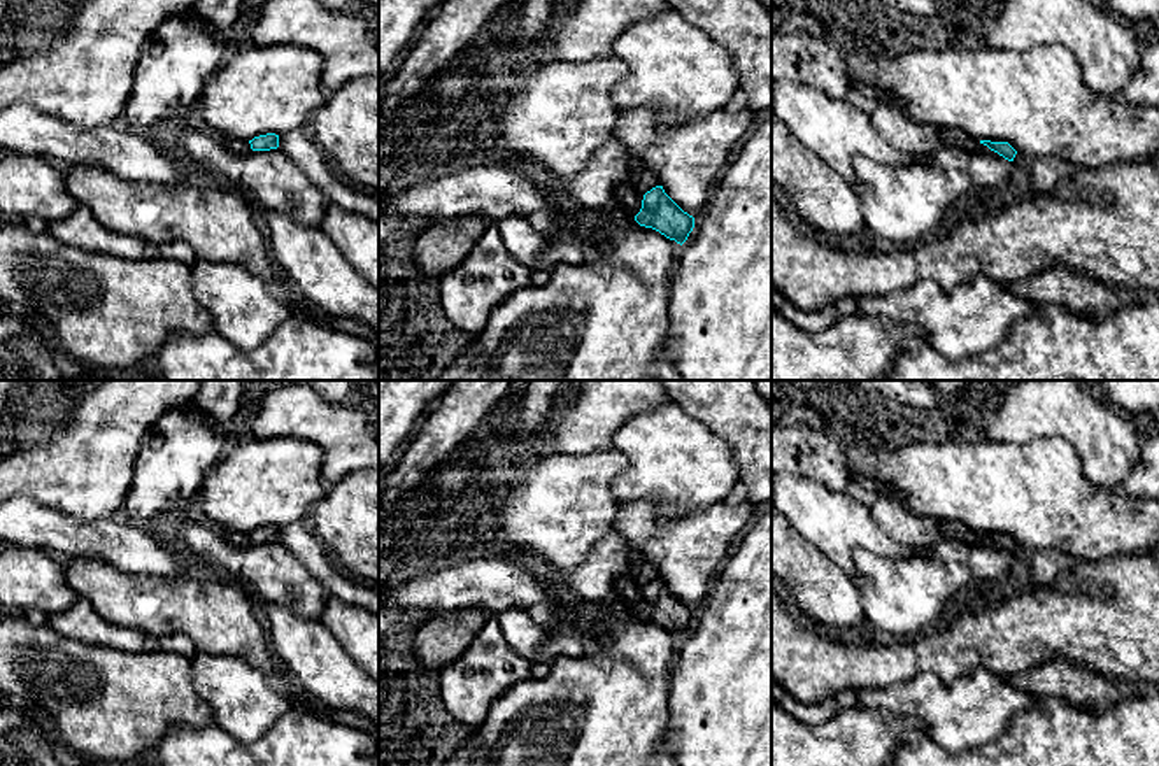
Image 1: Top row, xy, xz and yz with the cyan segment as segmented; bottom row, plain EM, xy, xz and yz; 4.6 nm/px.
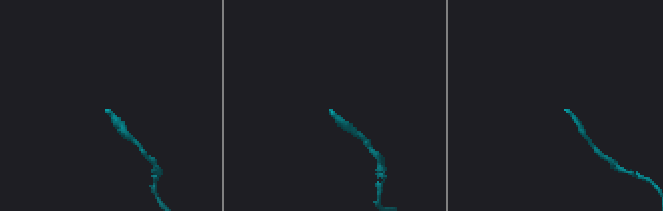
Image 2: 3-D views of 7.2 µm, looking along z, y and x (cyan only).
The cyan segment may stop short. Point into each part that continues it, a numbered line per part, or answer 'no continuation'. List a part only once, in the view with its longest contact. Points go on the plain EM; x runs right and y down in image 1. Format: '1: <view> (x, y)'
1: xz (630, 586)

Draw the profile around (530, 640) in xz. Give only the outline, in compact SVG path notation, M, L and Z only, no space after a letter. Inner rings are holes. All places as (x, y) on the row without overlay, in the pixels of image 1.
M510 608L496 615L508 647L523 659L551 663L558 656L582 656L591 643L582 636L582 629L572 622L544 628L521 608Z

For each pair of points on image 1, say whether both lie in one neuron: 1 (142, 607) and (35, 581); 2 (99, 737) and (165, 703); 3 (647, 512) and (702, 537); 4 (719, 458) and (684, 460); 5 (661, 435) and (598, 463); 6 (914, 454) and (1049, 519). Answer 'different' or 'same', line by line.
1: different
2: same
3: same
4: same
5: different
6: same

